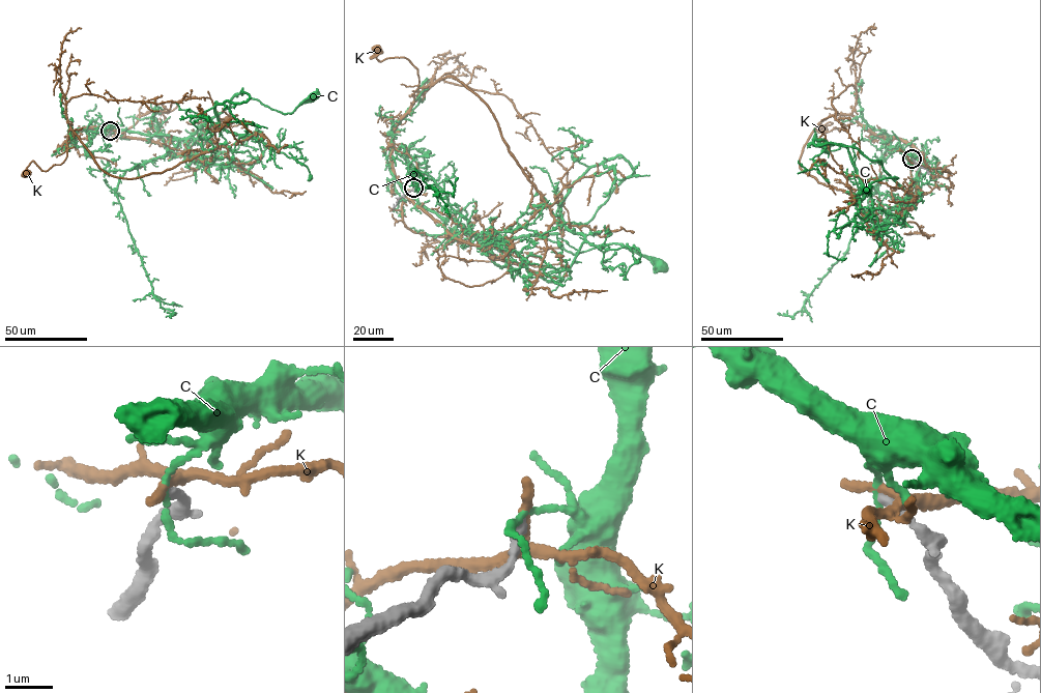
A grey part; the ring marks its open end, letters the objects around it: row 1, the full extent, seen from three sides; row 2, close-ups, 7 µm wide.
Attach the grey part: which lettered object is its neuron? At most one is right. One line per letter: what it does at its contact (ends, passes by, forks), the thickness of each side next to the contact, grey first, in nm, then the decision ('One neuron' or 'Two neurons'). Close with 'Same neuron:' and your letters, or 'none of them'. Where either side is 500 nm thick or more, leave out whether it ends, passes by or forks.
C: It passes by. Thickness 170 nm (grey) against 100 nm. Two neurons
K: It passes by. Thickness 190 nm (grey) against 240 nm. Two neurons
Same neuron: none of them

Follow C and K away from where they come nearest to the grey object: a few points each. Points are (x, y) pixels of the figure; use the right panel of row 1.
C: (912, 159), (918, 159), (919, 166), (906, 196), (894, 176), (897, 178), (875, 180), (866, 189)
K: (913, 159), (920, 157), (912, 146), (872, 133), (857, 122), (822, 133), (814, 131), (832, 123), (819, 127)

